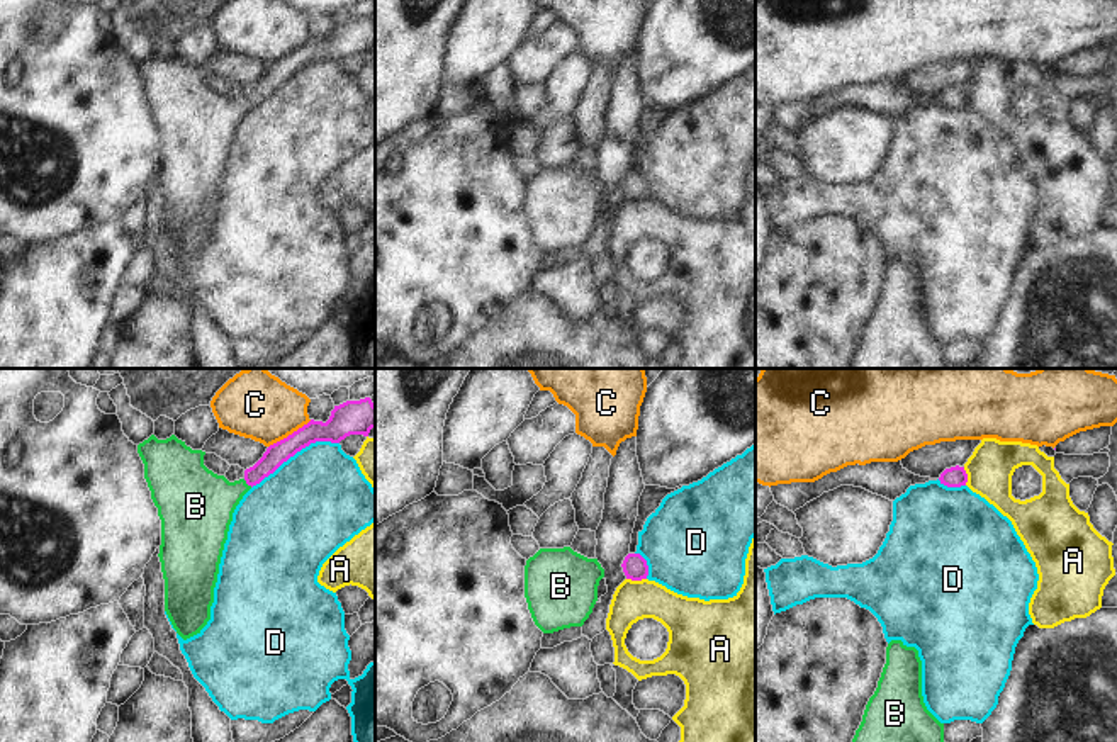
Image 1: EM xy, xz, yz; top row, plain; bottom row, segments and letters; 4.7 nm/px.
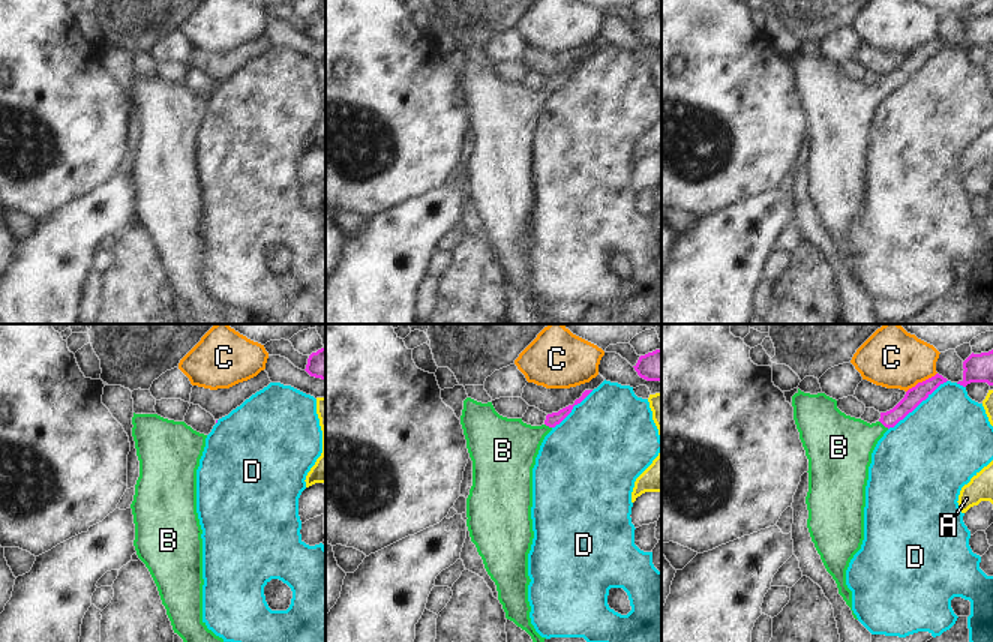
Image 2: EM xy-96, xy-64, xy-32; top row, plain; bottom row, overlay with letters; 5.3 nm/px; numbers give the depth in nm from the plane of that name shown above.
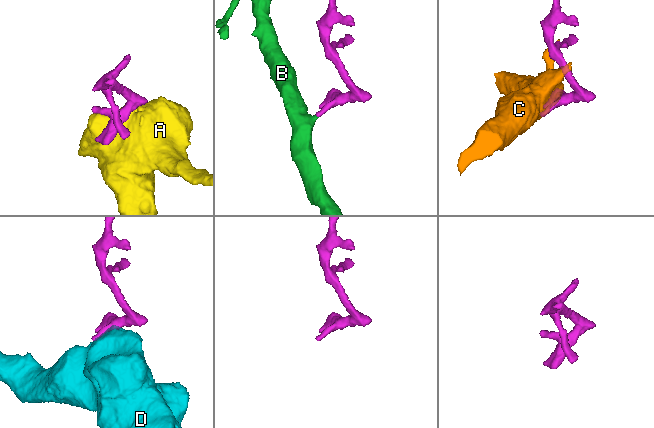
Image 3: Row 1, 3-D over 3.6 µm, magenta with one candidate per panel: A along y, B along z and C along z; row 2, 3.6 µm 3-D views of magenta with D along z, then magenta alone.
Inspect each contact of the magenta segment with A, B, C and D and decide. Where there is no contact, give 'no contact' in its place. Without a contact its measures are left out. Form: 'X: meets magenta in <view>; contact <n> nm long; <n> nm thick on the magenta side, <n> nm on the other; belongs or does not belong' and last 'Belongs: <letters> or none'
A: meets magenta in xz; contact 100 nm long; 120 nm thick on the magenta side, 190 nm on the other; does not belong
B: meets magenta in xy; contact 60 nm long; 100 nm thick on the magenta side, 320 nm on the other; belongs
C: meets magenta in xy; contact 240 nm long; 130 nm thick on the magenta side, 320 nm on the other; does not belong
D: meets magenta in xy; contact 460 nm long; 120 nm thick on the magenta side, 480 nm on the other; does not belong
Belongs: B

